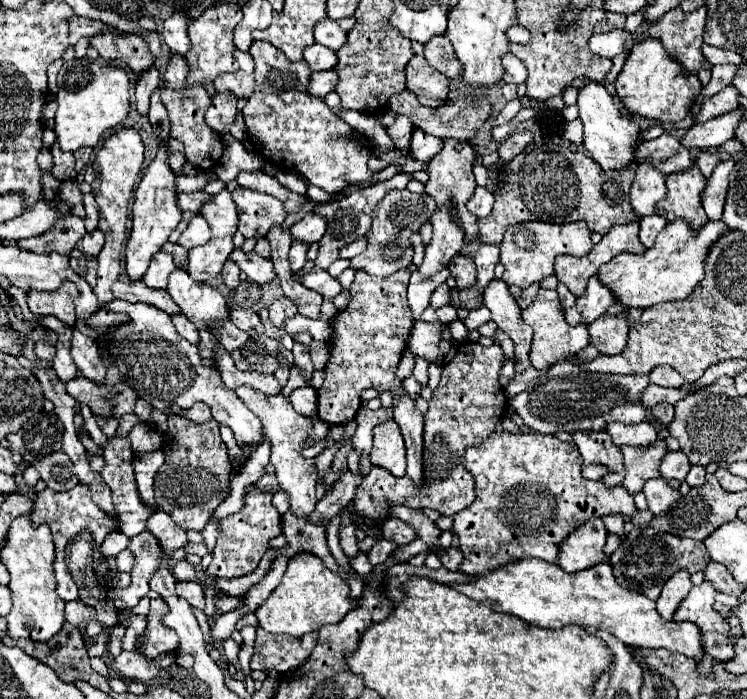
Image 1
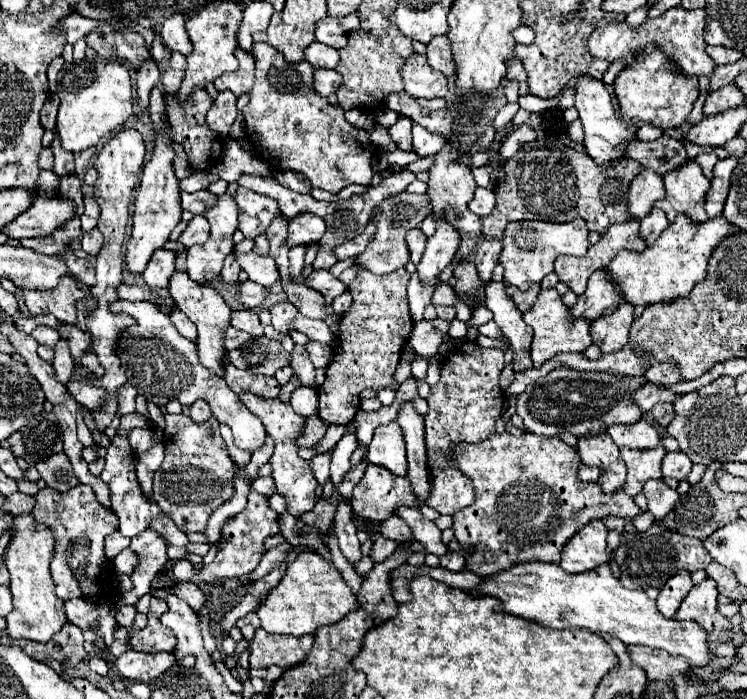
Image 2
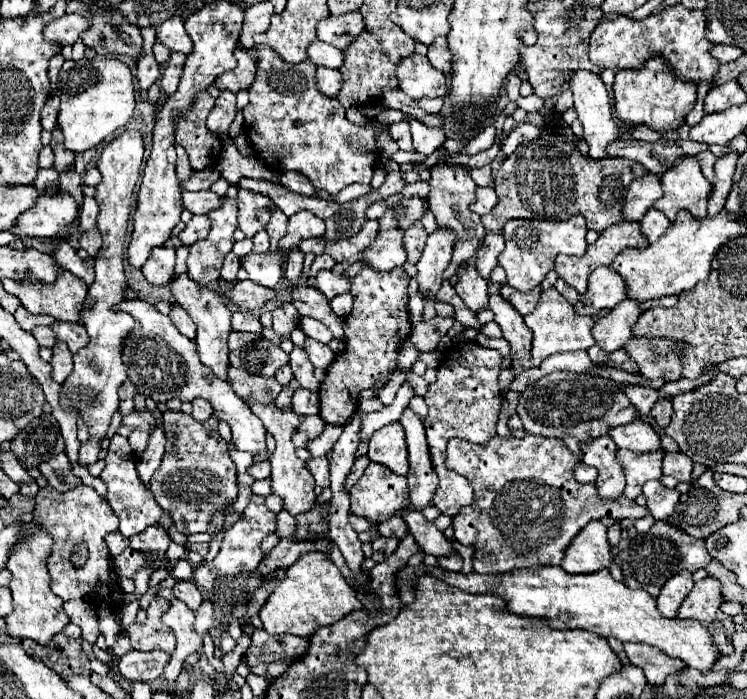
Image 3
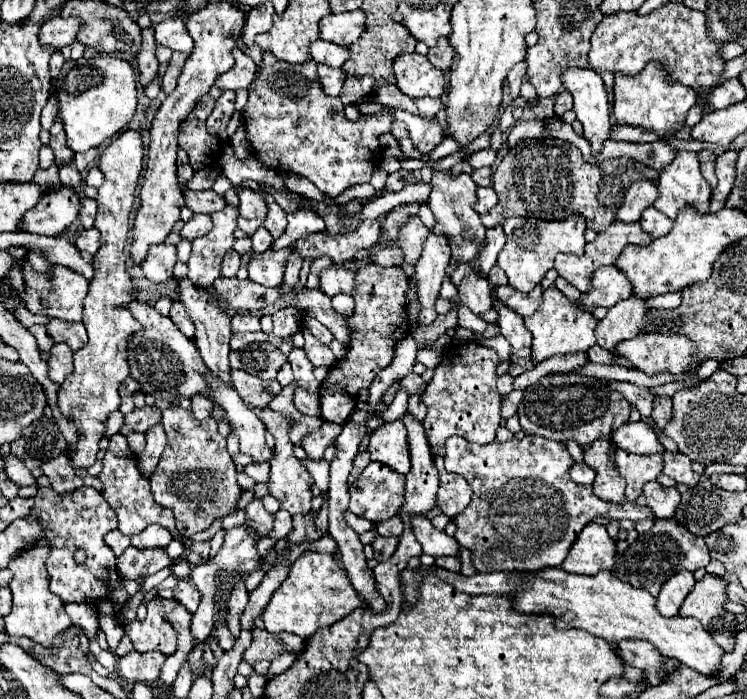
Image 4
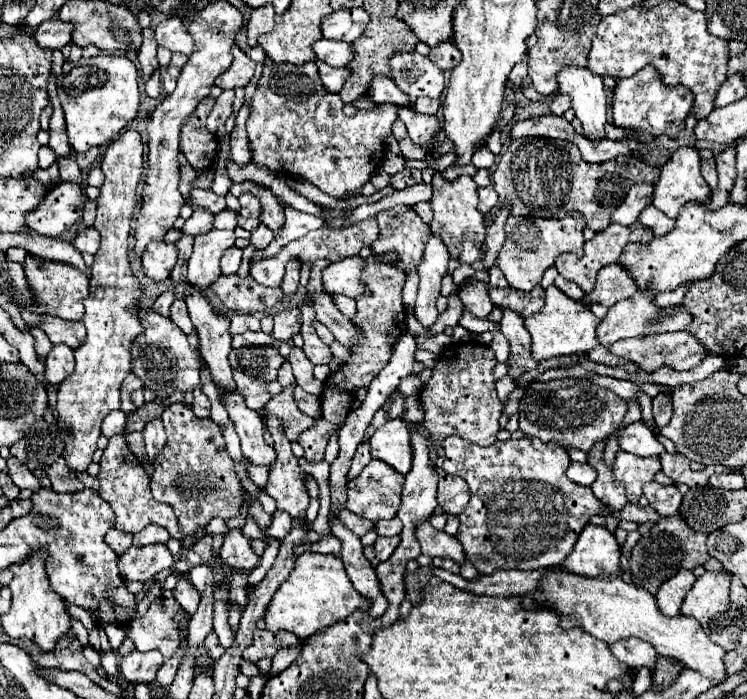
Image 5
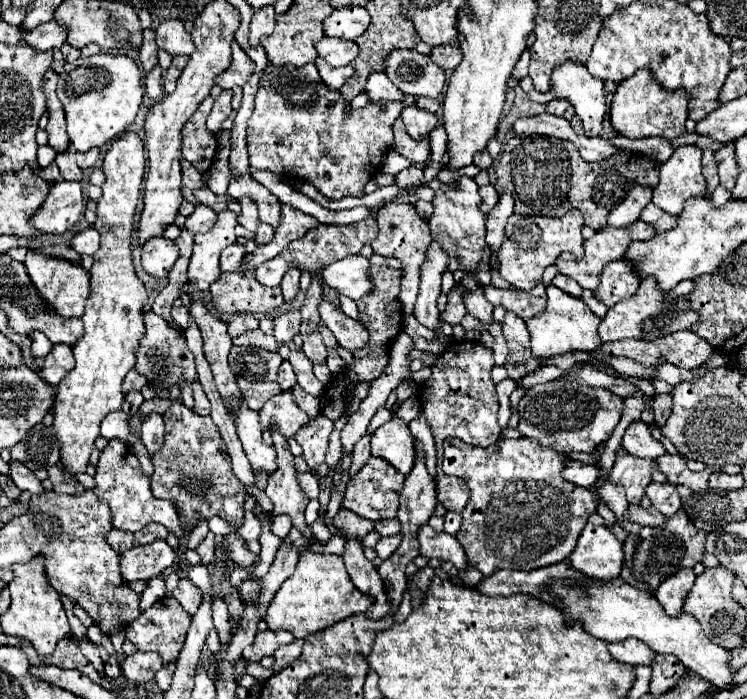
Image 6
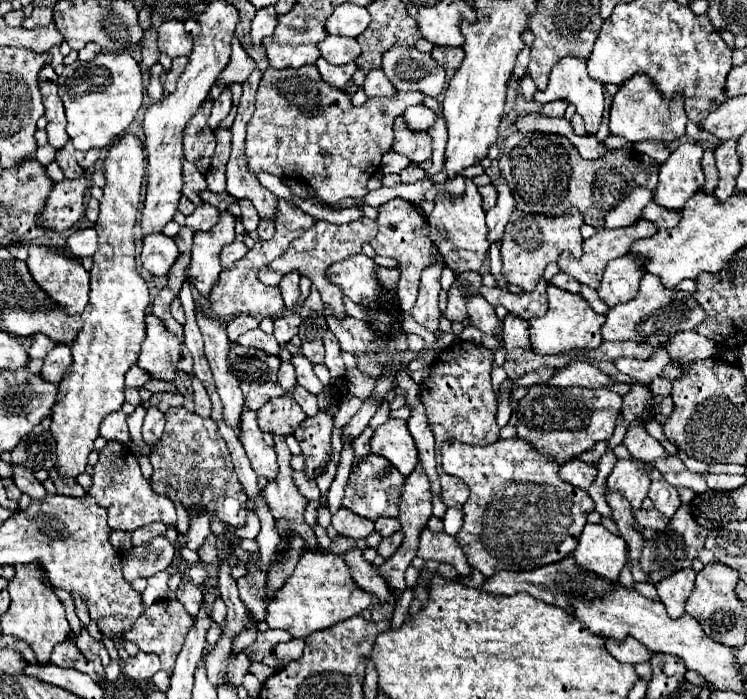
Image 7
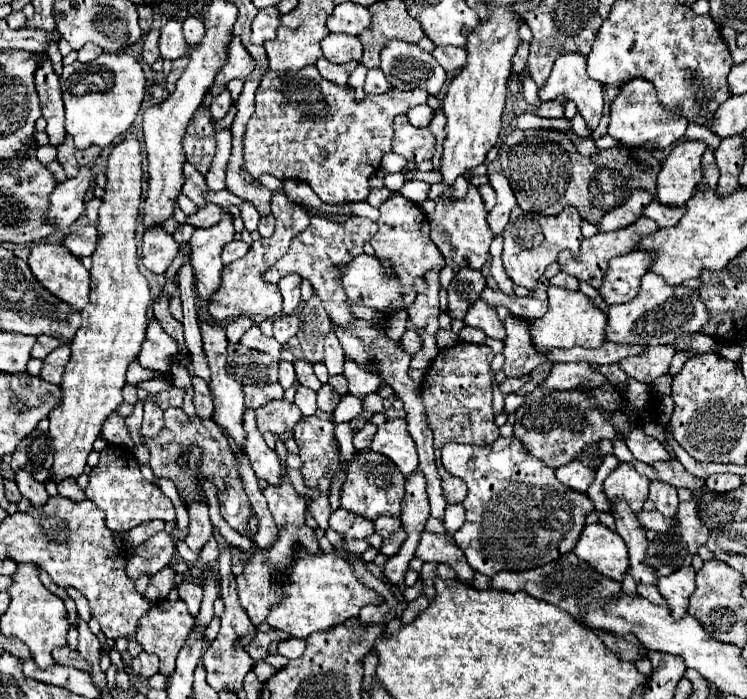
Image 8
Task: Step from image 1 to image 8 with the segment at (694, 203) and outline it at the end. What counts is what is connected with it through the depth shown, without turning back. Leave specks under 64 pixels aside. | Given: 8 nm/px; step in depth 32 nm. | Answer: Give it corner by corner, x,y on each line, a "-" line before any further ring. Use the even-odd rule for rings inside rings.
700,140
678,144
670,156
662,162
658,174
656,202
664,206
684,206
686,200
696,192
696,186
702,184
700,158
706,150
706,144

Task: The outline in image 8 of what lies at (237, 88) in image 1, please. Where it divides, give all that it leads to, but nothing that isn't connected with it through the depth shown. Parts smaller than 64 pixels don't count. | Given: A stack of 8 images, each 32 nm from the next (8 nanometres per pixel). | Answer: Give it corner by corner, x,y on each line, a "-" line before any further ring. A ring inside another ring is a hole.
238,36
232,38
230,42
230,54
228,54
228,60
224,64
224,68
218,72
216,76
216,84
218,86
226,86
230,80
234,78
240,78
244,80
252,70
254,70
256,62
254,58
246,52
246,48
242,46
242,40

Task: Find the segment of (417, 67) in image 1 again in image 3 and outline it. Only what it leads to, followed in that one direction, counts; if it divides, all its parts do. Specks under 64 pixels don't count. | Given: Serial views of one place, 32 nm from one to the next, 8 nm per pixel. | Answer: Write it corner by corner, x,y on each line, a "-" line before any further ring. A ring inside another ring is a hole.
412,54
400,62
400,68
396,70
400,78
400,88
406,92
410,98
420,100
420,98
436,98
436,96
446,96
446,76
432,68
428,64
426,56

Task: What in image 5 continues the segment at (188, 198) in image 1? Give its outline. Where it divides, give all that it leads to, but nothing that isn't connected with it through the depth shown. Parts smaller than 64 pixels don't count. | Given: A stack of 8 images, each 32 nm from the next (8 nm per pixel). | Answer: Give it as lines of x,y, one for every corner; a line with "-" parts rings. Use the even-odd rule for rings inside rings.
190,190
190,206
194,210
202,208
216,214
226,208
226,200
224,196
216,196
212,190

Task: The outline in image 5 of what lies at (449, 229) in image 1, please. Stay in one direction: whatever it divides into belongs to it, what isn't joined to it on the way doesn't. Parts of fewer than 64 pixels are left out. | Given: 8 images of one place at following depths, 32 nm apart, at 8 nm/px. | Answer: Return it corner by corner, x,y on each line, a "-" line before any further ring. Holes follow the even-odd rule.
430,236
424,248
424,256
416,268
420,286
418,286
418,300
416,300
416,318
422,326
432,326
436,322
436,298
440,296
440,282
448,272
448,248
436,236

